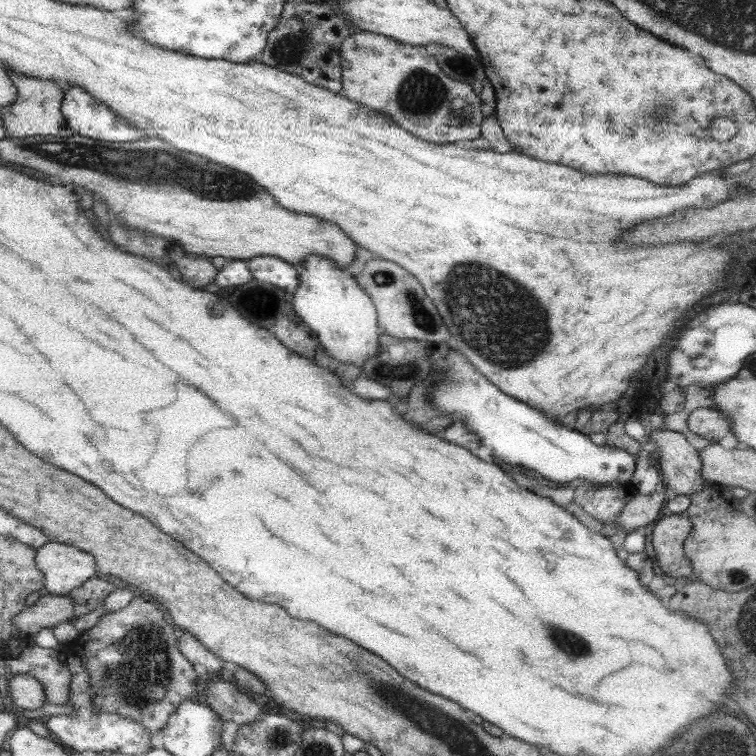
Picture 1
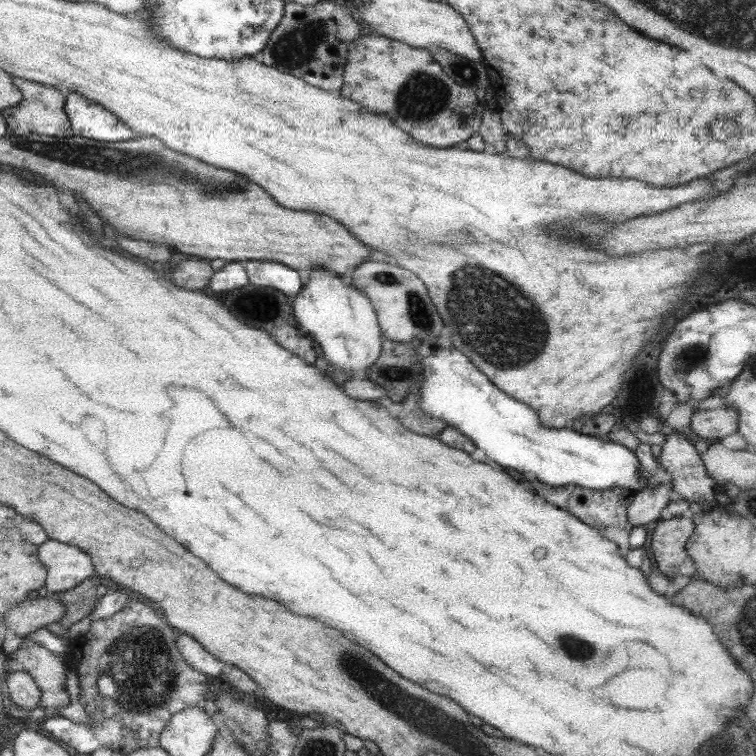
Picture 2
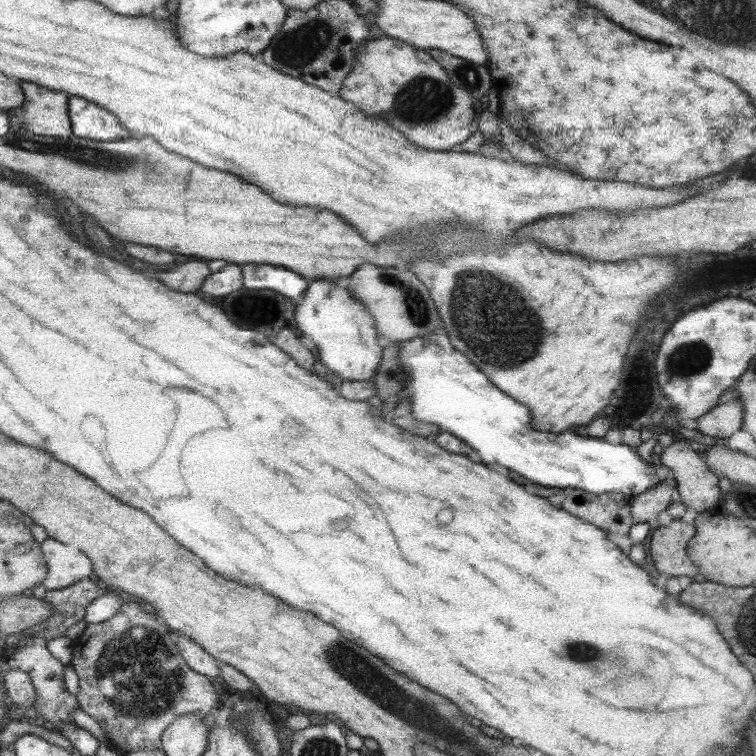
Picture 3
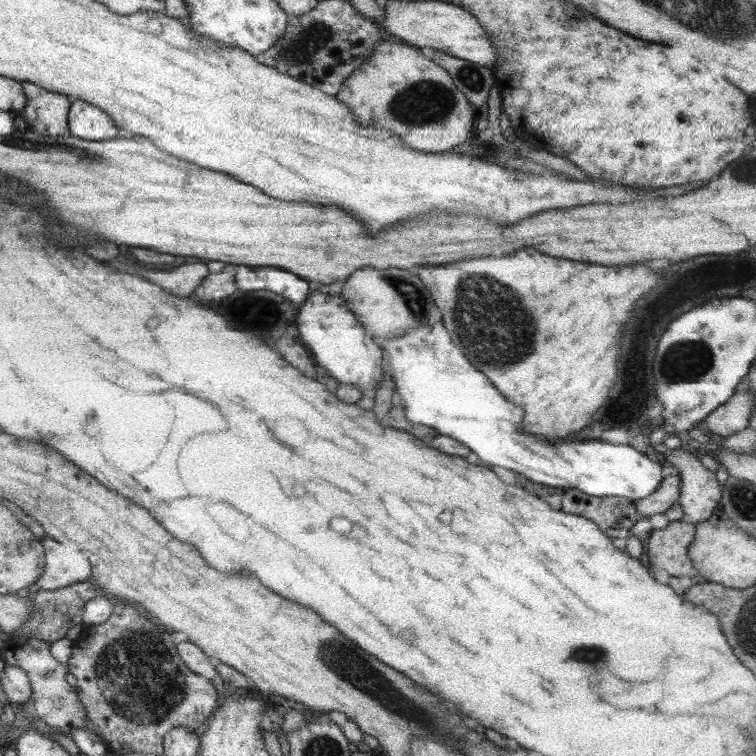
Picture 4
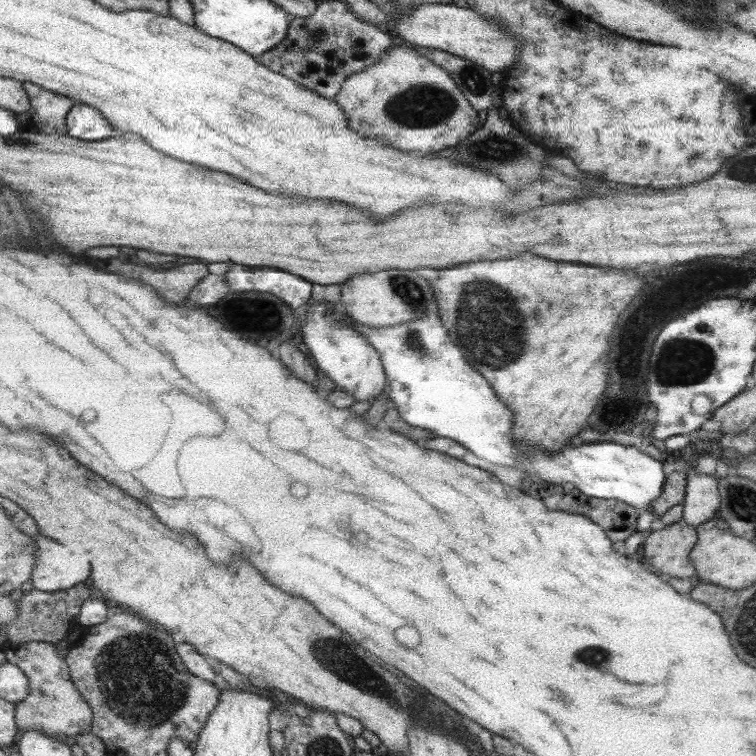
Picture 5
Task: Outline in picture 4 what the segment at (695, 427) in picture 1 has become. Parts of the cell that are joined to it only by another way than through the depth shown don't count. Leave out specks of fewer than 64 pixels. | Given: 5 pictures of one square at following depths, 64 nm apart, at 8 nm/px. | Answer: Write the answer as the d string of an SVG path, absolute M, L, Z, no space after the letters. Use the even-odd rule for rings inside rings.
M748 390L733 393L723 405L704 418L705 426L711 434L729 436L747 427L753 407L754 396Z

